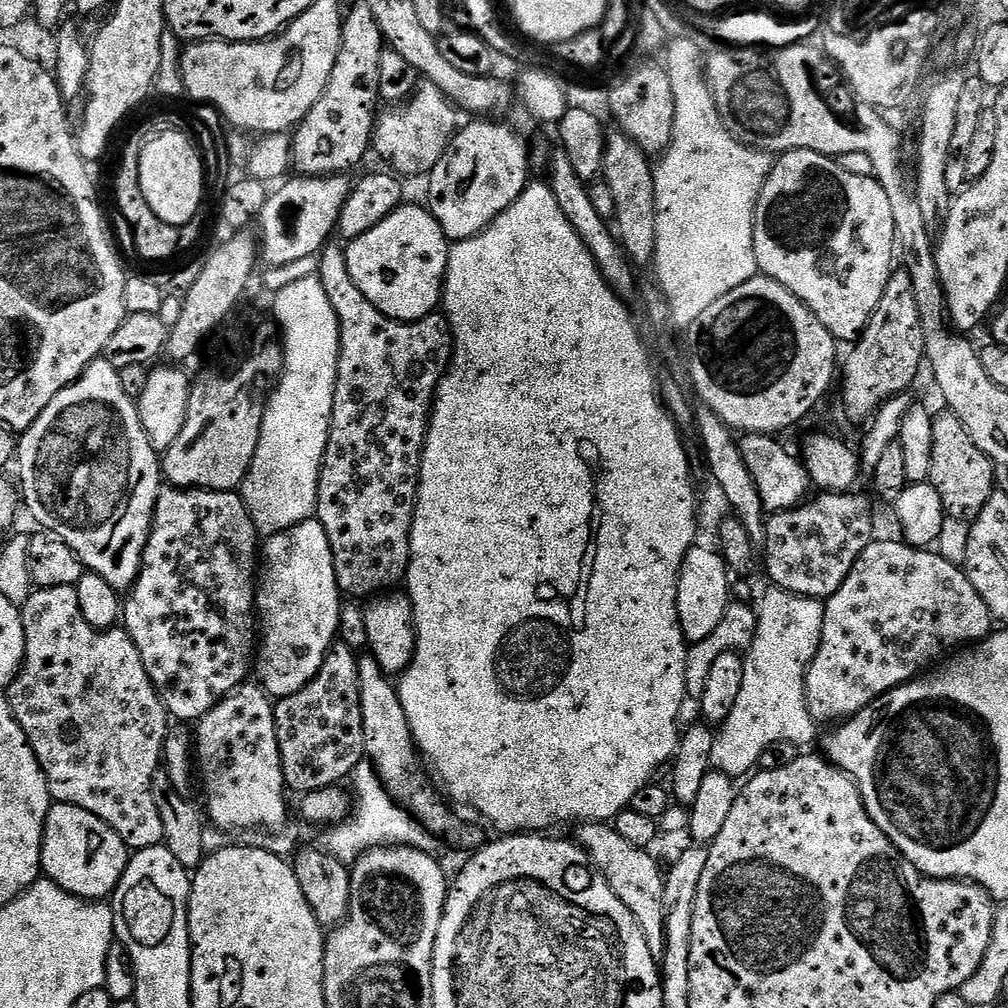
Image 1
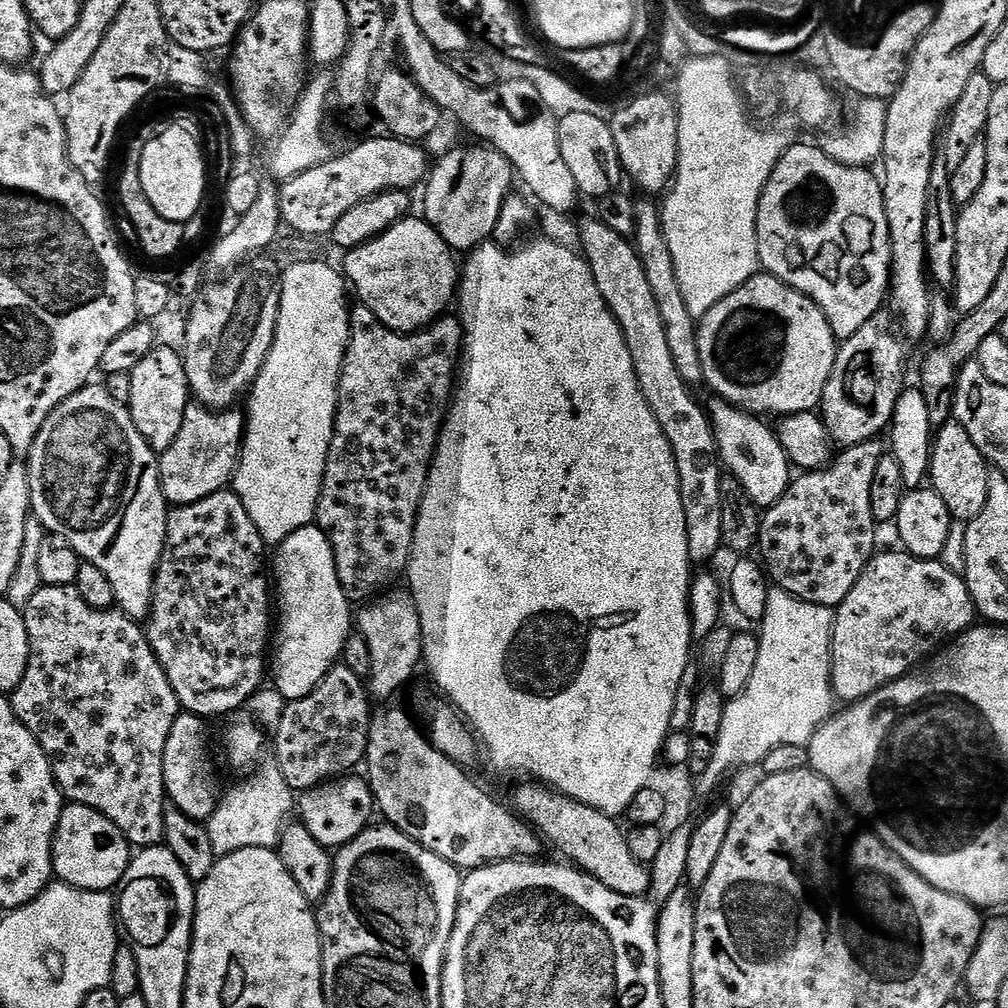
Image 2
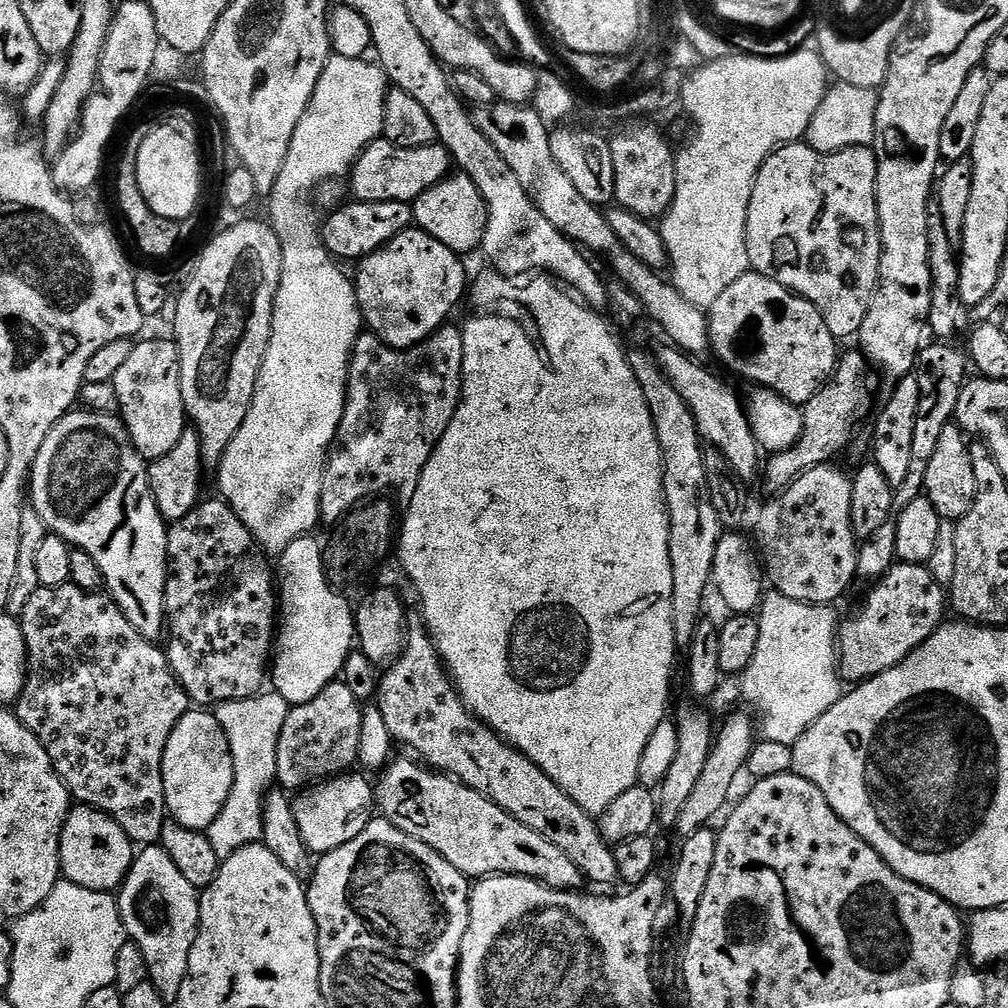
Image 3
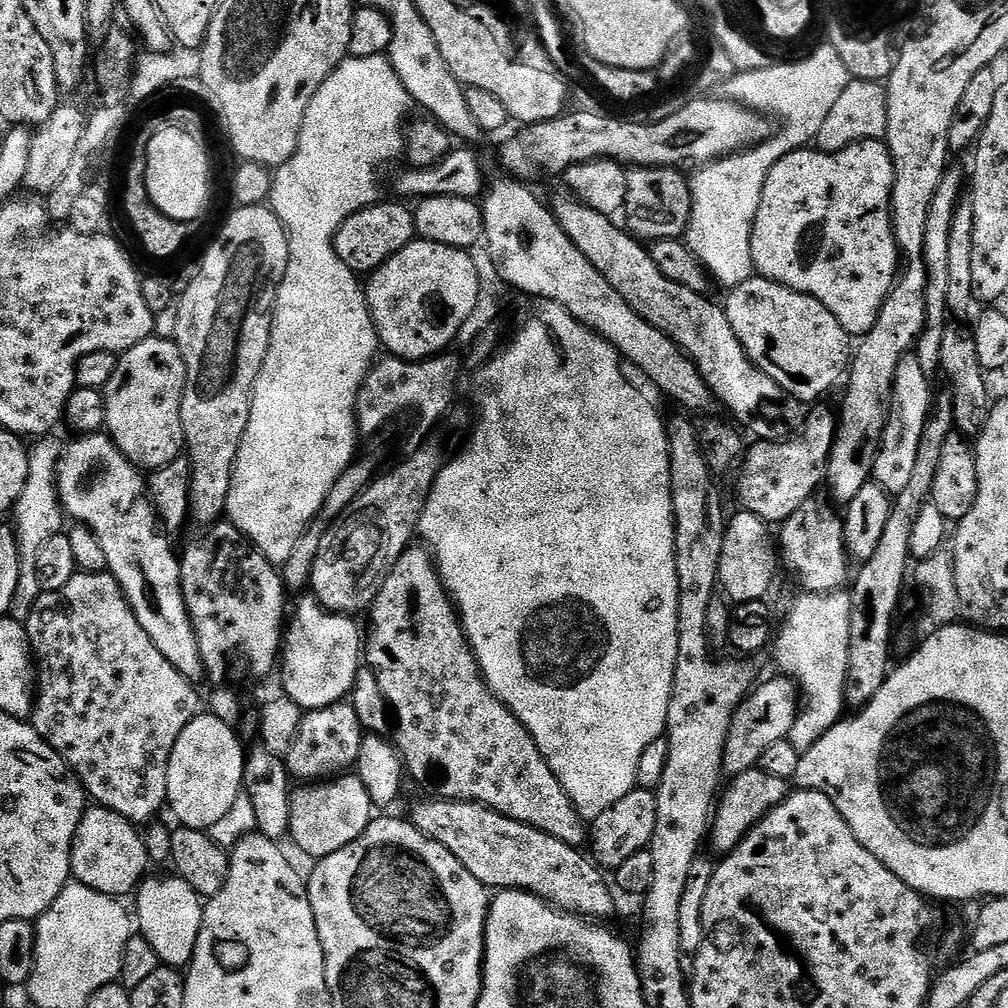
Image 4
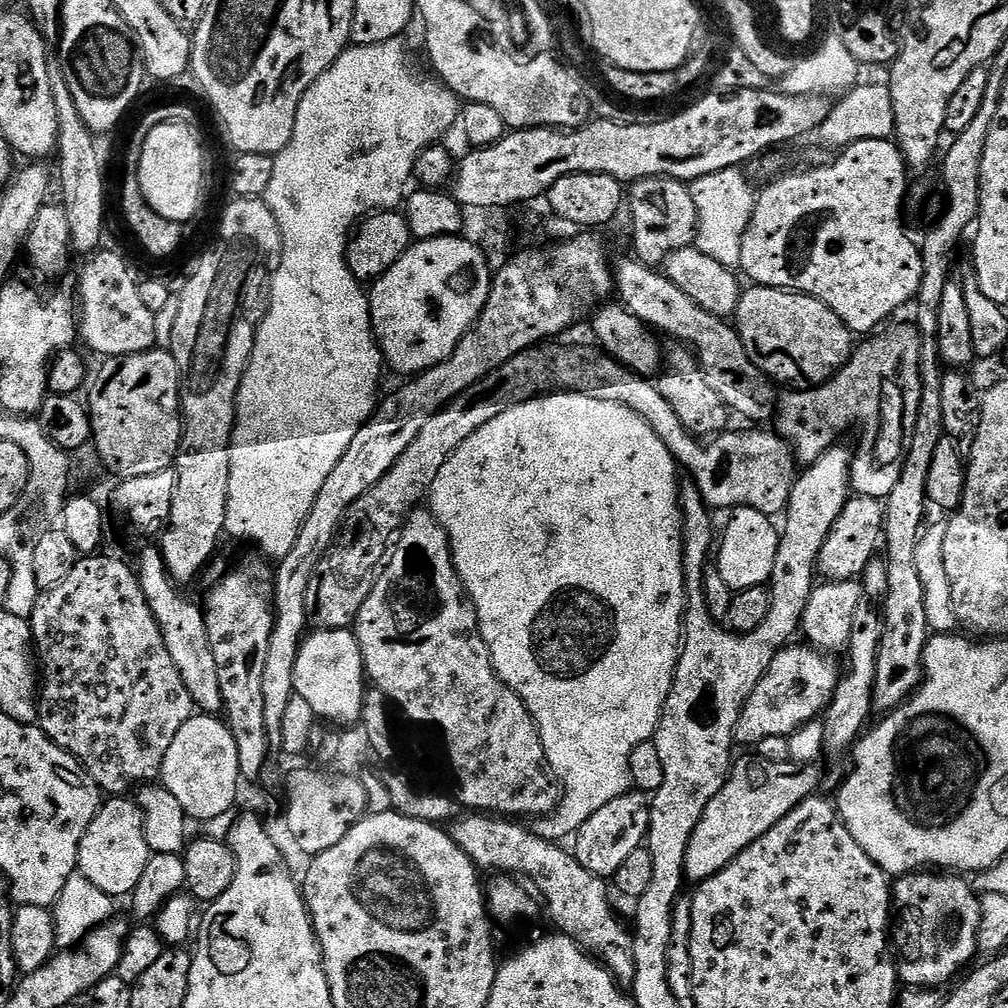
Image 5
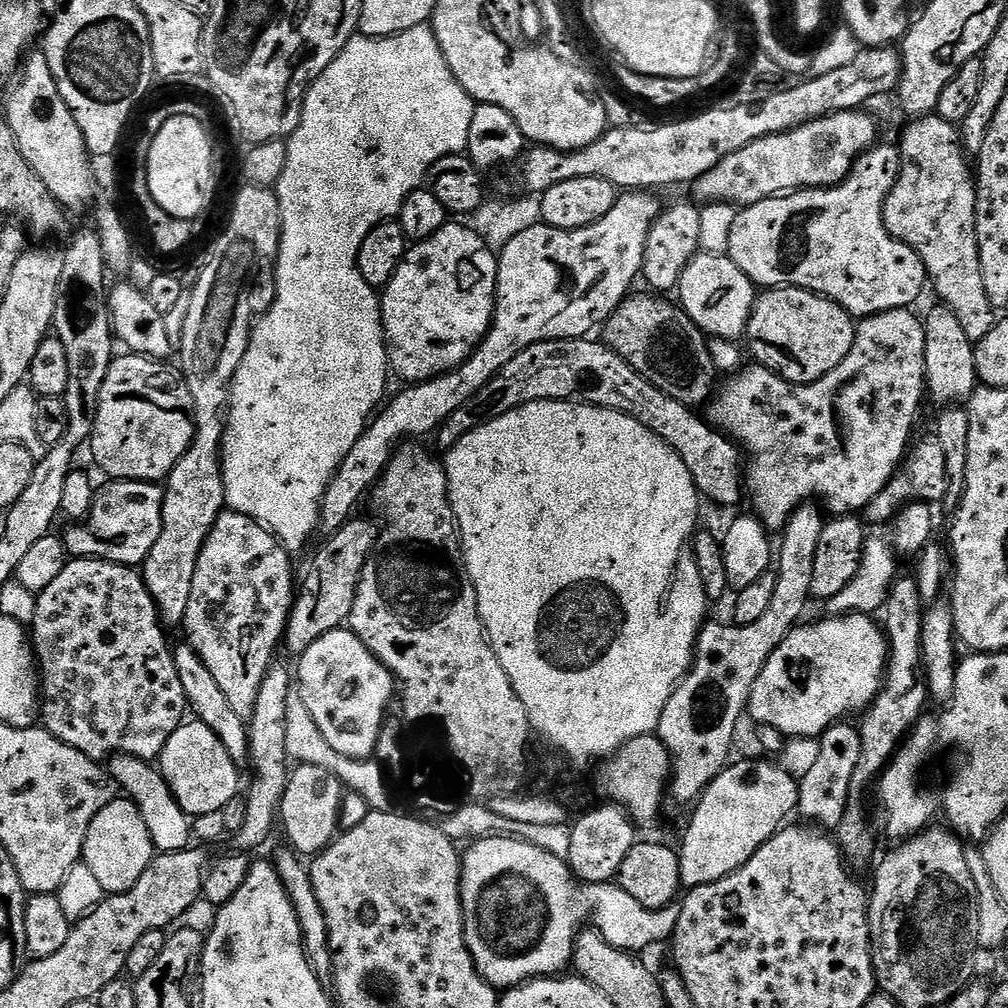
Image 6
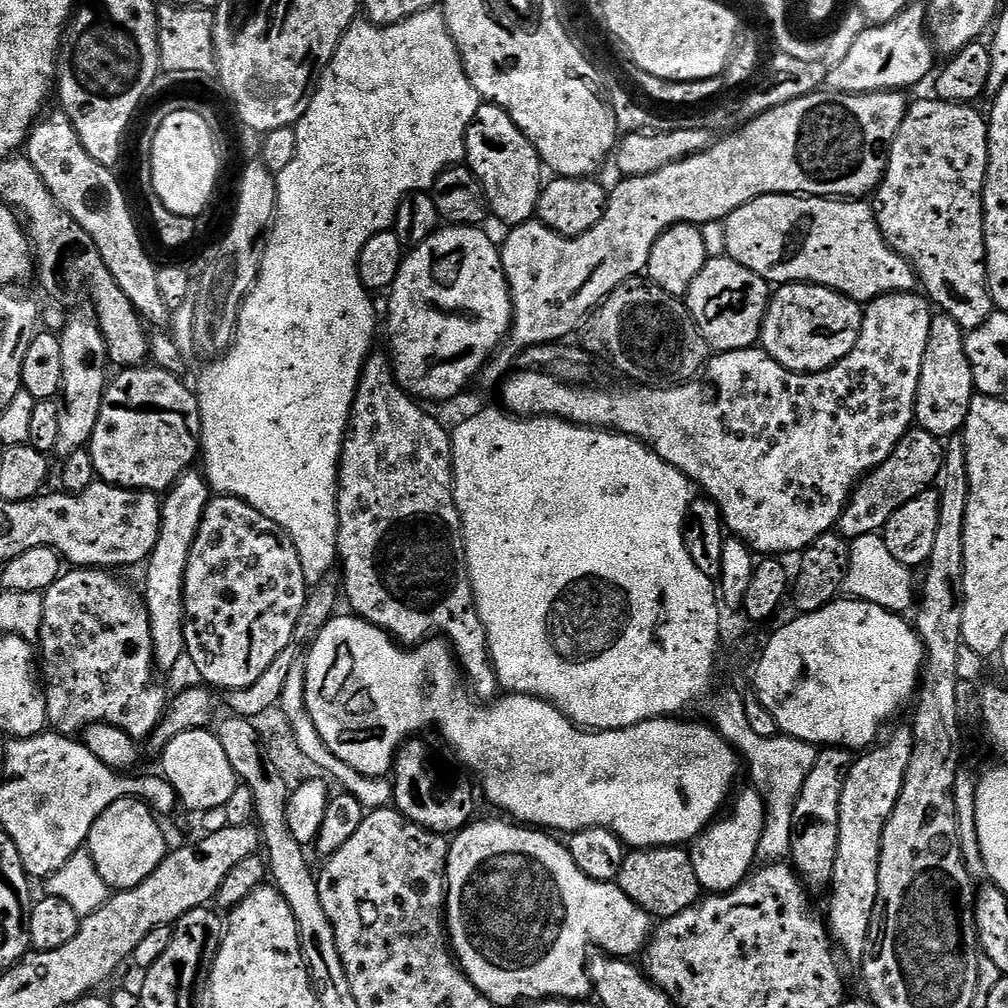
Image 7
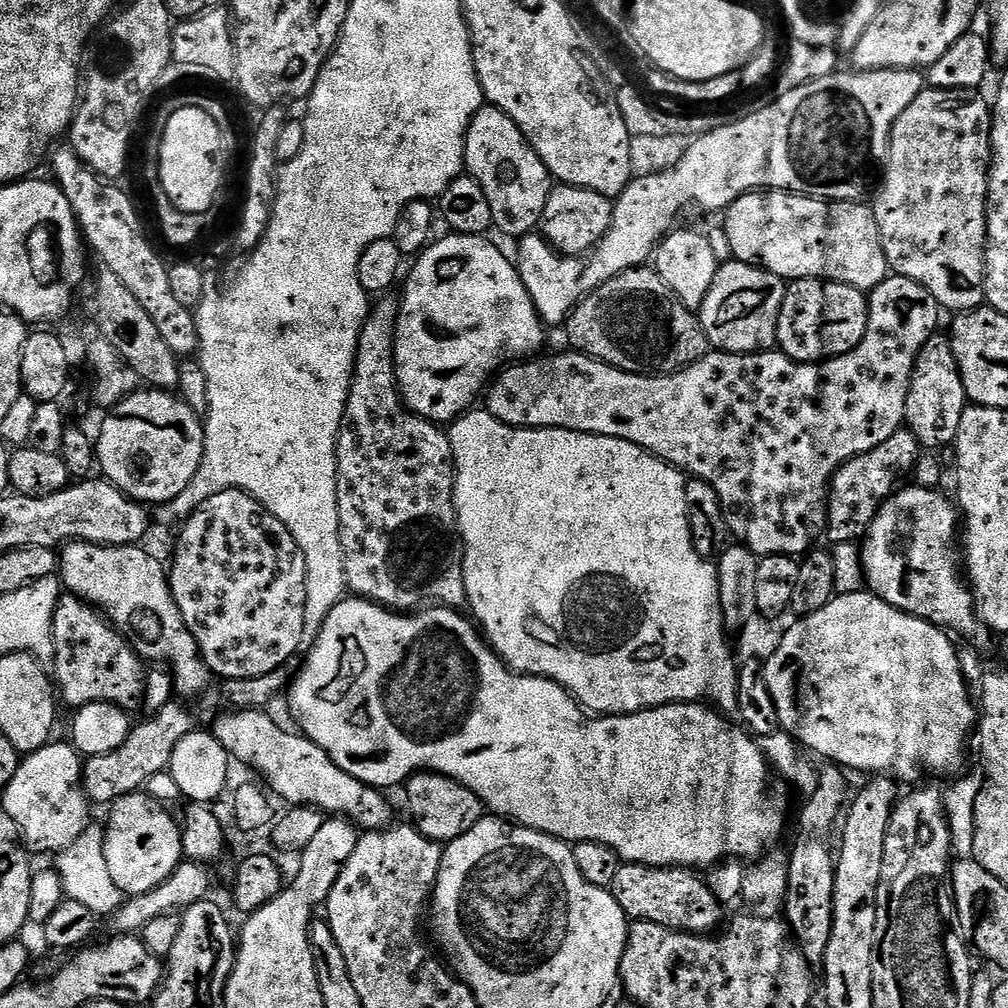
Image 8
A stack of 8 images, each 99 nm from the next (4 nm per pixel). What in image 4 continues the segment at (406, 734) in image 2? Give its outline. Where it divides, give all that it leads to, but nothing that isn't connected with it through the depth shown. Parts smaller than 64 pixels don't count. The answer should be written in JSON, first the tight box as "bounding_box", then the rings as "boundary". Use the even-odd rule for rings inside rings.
{"bounding_box":[406,799,617,922],"boundary":[[[431,799],[418,801],[406,813],[407,819],[422,834],[446,846],[485,888],[529,892],[559,911],[593,922],[608,922],[615,914],[617,893],[609,877],[607,880],[604,877],[607,875],[585,853],[584,857],[580,848],[572,848],[542,830],[511,820],[482,804]]]}

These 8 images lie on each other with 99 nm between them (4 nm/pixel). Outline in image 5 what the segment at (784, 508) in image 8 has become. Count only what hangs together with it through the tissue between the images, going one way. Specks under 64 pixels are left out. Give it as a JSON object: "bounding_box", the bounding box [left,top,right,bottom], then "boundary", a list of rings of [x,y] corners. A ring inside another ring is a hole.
{"bounding_box":[774,324,921,502],"boundary":[[[891,324],[869,335],[865,339],[868,341],[853,351],[847,364],[831,380],[814,388],[785,391],[774,407],[775,431],[804,466],[822,458],[851,424],[860,428],[860,453],[855,453],[850,465],[850,488],[857,496],[869,496],[881,502],[890,495],[898,477],[896,468],[880,468],[884,460],[896,456],[896,448],[876,448],[876,432],[880,432],[880,424],[888,424],[888,420],[880,420],[880,412],[884,412],[880,408],[880,376],[904,376],[908,380],[908,392],[916,392],[916,382],[921,379],[919,334],[908,324]]]}

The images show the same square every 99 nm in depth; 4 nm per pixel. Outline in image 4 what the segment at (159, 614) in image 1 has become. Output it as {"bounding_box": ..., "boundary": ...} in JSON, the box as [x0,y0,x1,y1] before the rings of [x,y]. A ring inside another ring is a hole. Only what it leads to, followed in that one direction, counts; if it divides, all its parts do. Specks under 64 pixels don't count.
{"bounding_box":[178,522,286,682],"boundary":[[[217,522],[215,524],[209,524],[200,533],[185,546],[184,552],[179,553],[178,556],[180,562],[180,586],[182,588],[182,594],[184,595],[184,602],[186,610],[188,611],[188,617],[192,623],[192,629],[194,634],[198,638],[198,650],[200,651],[200,657],[204,663],[204,671],[207,679],[210,681],[218,680],[214,682],[224,682],[228,675],[232,671],[241,672],[244,676],[253,676],[254,679],[260,680],[263,676],[268,676],[272,672],[272,667],[277,667],[278,657],[282,652],[282,629],[286,624],[286,612],[284,616],[284,595],[286,595],[286,589],[284,587],[284,577],[278,571],[277,565],[271,564],[263,554],[260,553],[249,540],[246,539],[240,533],[239,530],[227,522]]]}

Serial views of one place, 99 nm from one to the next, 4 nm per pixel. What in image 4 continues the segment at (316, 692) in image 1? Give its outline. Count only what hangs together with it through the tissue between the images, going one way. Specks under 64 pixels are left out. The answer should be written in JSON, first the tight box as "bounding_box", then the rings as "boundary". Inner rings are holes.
{"bounding_box":[286,702,366,782],"boundary":[[[341,702],[305,711],[286,753],[288,774],[296,782],[323,782],[347,773],[358,758],[366,733],[351,703]]]}

